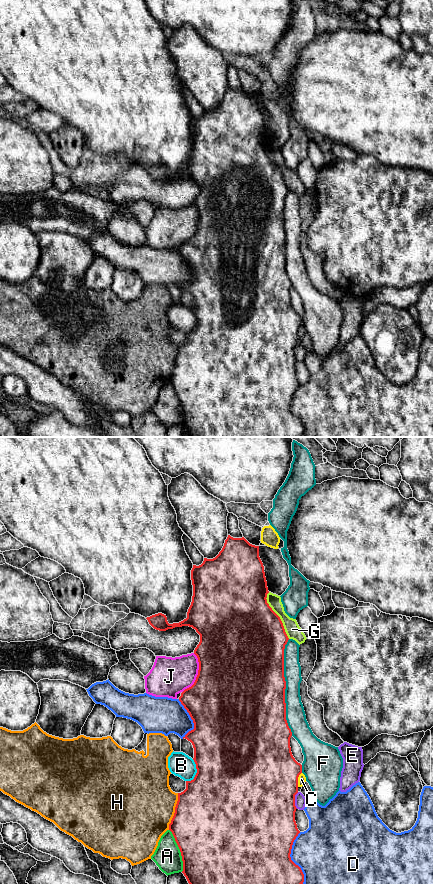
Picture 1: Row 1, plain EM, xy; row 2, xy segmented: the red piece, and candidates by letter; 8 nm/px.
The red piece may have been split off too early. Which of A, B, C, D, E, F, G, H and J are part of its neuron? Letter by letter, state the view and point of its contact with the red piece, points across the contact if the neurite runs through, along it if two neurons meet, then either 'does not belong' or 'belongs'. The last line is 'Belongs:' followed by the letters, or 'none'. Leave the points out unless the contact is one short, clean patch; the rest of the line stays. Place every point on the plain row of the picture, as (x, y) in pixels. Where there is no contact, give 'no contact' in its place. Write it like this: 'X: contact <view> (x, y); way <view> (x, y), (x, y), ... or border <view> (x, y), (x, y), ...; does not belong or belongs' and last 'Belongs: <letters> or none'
A: contact xy (180, 402); does not belong
B: contact xy (197, 324); does not belong
C: contact xy (297, 331); does not belong
D: contact xy (290, 410); does not belong
E: contact xy (294, 352); border xy (298, 344), (295, 347), (296, 360); does not belong
F: contact xy (285, 239); does not belong
G: contact xy (277, 167); does not belong
H: contact xy (175, 363); does not belong
J: contact xy (198, 226); does not belong
Belongs: none

